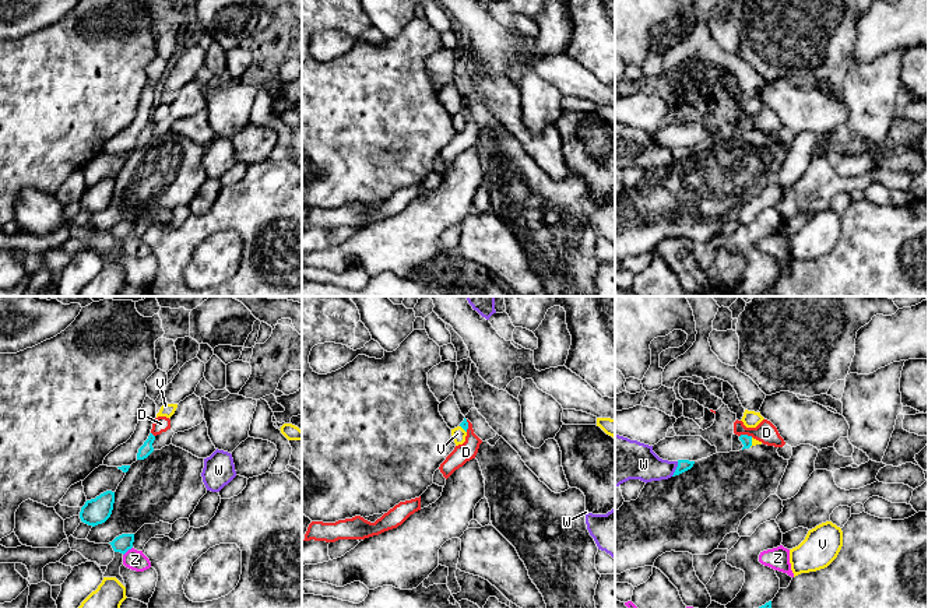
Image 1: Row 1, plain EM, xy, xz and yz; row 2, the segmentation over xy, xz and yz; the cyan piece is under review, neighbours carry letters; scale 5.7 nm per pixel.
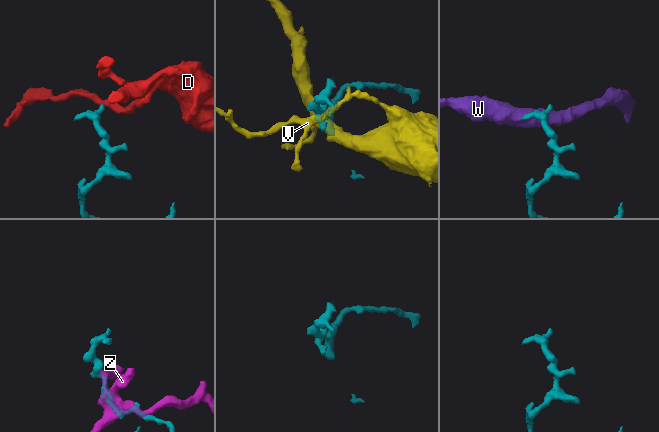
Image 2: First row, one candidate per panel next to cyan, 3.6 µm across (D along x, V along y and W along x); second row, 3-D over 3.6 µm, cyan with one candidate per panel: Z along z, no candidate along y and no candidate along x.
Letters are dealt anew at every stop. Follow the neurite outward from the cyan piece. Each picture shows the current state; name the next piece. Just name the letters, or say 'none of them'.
W

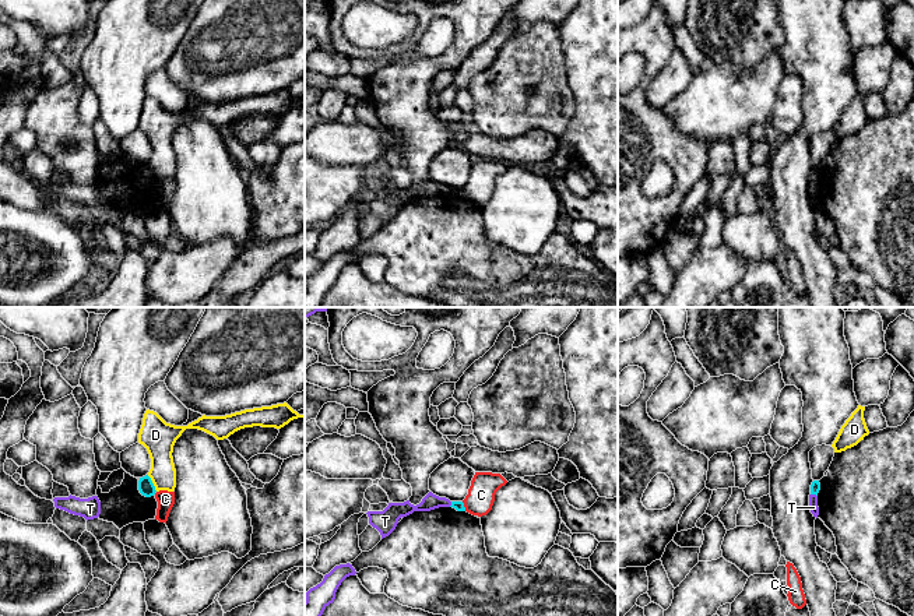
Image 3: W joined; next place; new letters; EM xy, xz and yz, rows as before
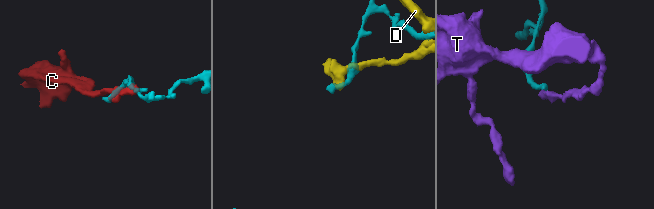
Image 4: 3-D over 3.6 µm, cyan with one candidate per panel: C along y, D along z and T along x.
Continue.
none of them

